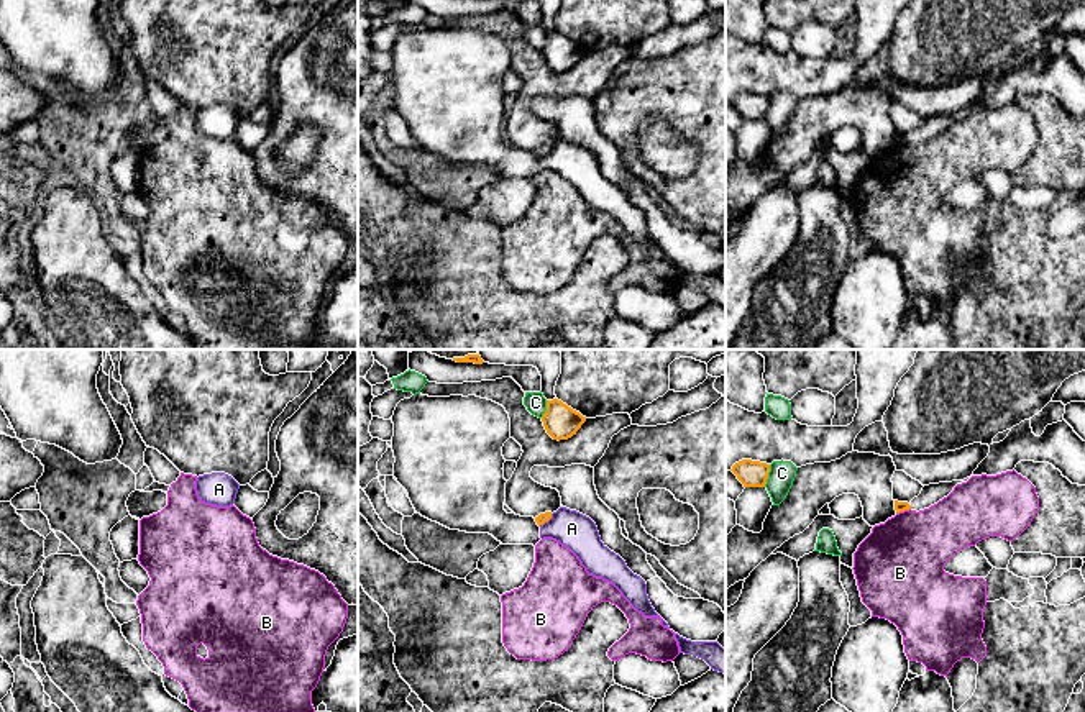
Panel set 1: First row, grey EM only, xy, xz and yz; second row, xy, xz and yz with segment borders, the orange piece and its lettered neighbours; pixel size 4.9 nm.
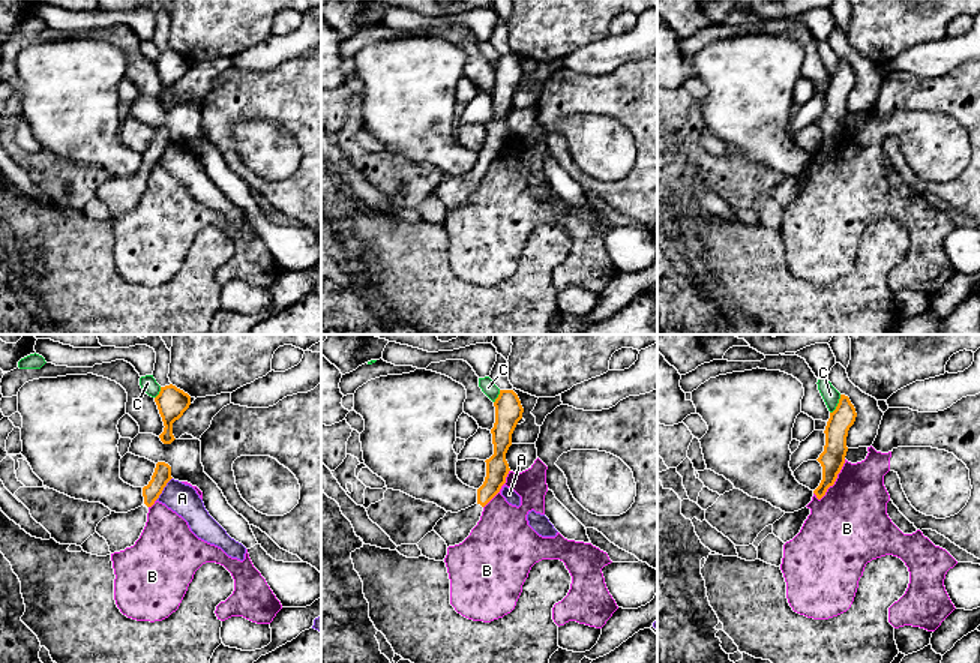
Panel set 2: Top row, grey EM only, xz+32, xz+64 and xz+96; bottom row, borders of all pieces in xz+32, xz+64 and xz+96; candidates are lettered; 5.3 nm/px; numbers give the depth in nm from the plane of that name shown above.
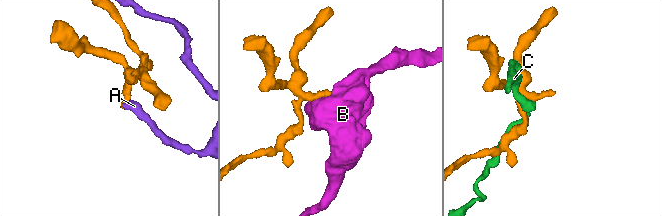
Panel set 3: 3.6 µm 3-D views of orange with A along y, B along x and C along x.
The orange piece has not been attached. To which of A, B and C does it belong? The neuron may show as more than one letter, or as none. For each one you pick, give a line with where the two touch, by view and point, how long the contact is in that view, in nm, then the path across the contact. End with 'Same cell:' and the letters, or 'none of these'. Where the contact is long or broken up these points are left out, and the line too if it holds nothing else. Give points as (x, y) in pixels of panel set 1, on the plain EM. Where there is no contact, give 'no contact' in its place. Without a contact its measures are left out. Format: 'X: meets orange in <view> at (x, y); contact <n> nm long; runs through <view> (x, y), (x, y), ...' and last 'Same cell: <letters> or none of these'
Same cell: none of these

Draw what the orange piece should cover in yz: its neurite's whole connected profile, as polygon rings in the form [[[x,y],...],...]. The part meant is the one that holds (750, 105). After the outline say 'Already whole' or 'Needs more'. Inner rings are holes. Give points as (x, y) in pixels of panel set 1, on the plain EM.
[[[742,92],[735,95],[730,103],[744,116],[744,120],[765,120],[770,105],[770,97]]]. Already whole

